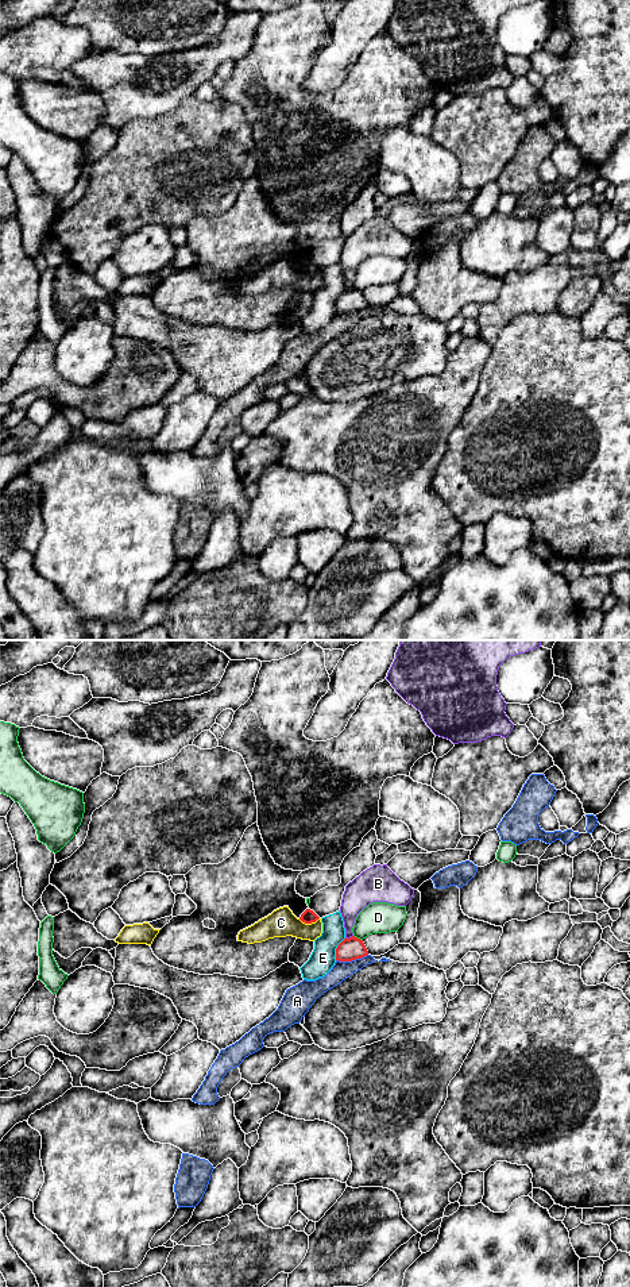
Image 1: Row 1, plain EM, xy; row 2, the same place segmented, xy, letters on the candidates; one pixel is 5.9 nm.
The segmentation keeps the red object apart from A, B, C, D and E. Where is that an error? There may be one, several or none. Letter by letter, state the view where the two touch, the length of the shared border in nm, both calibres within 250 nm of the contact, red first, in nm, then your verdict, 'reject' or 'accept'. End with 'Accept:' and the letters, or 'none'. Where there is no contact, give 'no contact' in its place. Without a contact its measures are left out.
A: meets red in xy; contact 200 nm long; 140 nm thick on the red side, 110 nm on the other; reject
B: meets red in xy; contact 50 nm long; 140 nm thick on the red side, 160 nm on the other; reject
C: meets red in xy; contact 130 nm long; 80 nm thick on the red side, 170 nm on the other; reject
D: meets red in xy; contact 70 nm long; 140 nm thick on the red side, 190 nm on the other; reject
E: meets red in xy; contact 150 nm long; 140 nm thick on the red side, 150 nm on the other; reject
Accept: none

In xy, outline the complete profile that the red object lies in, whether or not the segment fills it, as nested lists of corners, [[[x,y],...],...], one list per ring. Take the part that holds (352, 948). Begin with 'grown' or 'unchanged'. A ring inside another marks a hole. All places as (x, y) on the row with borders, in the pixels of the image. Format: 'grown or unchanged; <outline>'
unchanged; [[[355,936],[344,939],[336,948],[336,960],[339,962],[352,962],[356,959],[362,959],[367,955],[368,951],[363,940]]]

